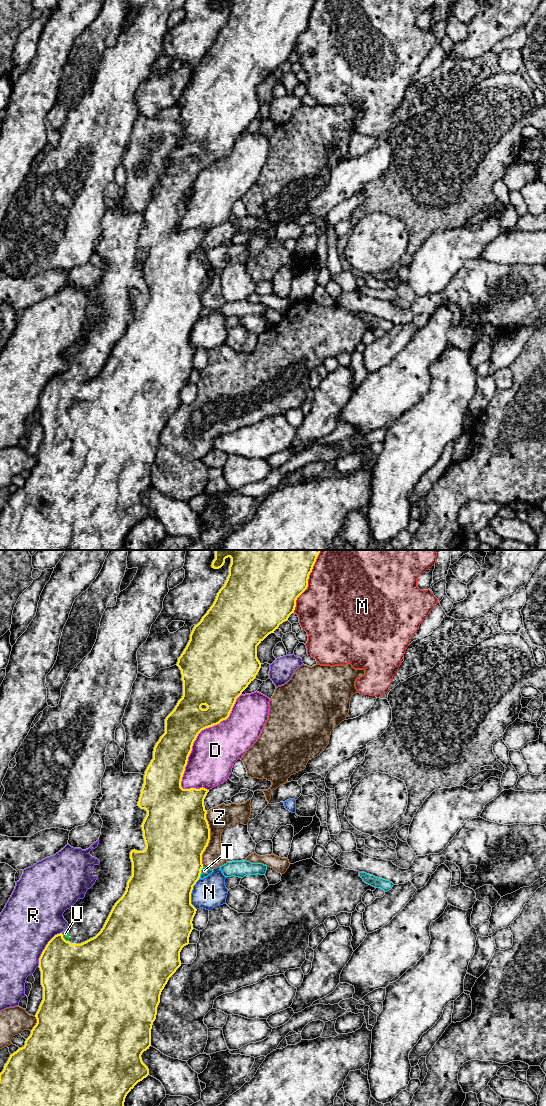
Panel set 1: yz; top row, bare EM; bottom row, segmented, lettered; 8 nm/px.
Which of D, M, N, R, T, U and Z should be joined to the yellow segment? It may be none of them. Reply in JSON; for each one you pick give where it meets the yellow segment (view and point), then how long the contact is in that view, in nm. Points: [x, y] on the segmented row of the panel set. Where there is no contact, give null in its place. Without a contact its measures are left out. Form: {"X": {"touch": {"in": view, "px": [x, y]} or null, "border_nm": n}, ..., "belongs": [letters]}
{"U": {"touch": {"in": "yz", "px": [63, 938]}, "border_nm": 90}, "belongs": ["U"]}

